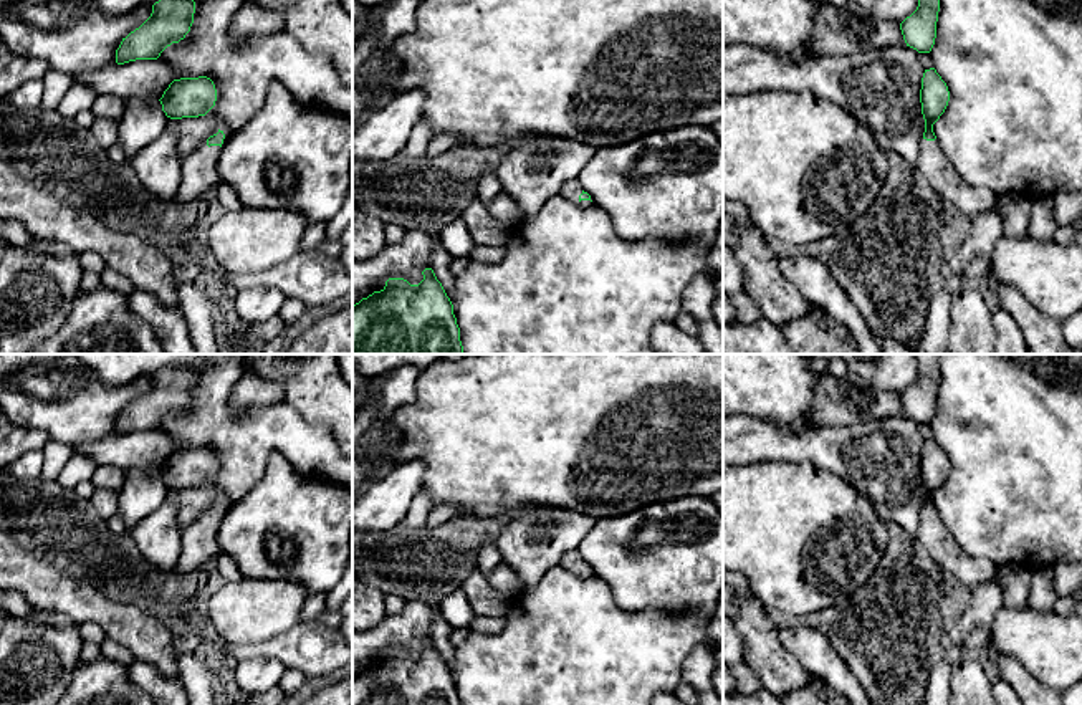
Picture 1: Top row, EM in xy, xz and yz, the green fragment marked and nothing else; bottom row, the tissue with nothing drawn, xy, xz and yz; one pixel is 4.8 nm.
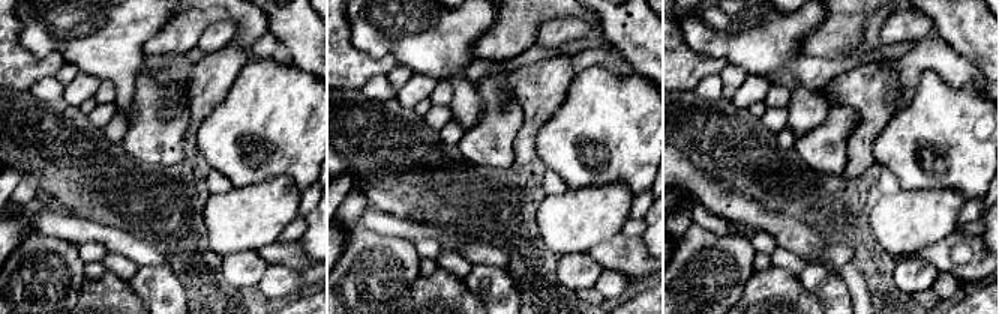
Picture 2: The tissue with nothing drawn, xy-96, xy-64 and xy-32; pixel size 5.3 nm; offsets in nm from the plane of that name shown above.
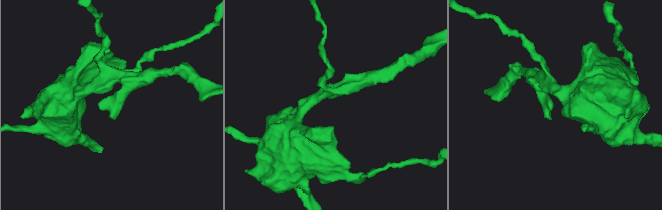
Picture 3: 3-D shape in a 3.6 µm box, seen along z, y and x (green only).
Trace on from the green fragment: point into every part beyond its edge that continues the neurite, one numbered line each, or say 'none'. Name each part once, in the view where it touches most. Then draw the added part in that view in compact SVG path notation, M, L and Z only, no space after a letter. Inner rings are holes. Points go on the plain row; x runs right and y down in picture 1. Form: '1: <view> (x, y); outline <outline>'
1: xz (571, 561); outline M579 549L569 551L567 554L563 556L559 566L572 574L577 574L581 578L587 578L592 573L591 571L581 571L579 566L582 564L582 556Z

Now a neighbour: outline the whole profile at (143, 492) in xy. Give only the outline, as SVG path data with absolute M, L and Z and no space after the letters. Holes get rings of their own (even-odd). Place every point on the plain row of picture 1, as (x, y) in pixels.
M132 468L124 473L124 485L119 492L119 515L124 520L126 533L154 513L167 498L169 488L159 470Z

